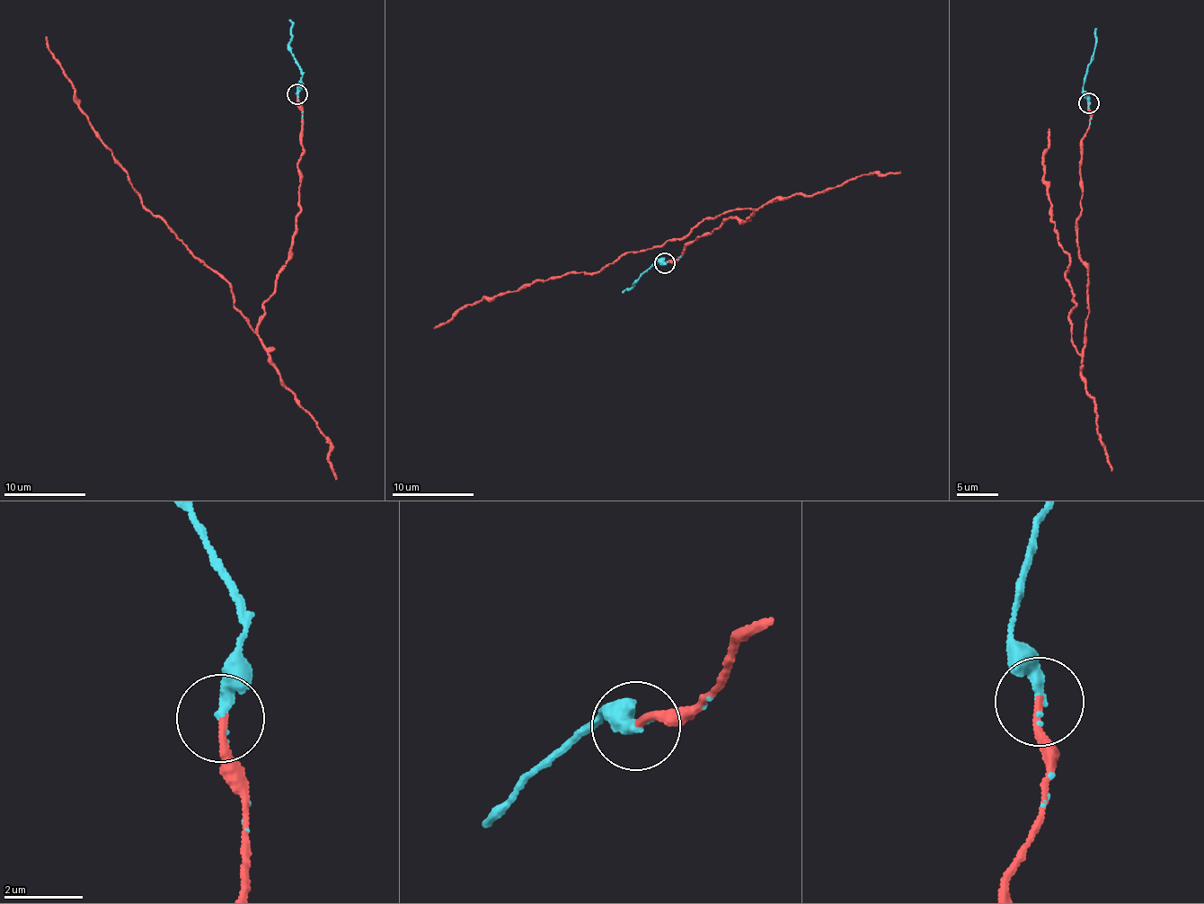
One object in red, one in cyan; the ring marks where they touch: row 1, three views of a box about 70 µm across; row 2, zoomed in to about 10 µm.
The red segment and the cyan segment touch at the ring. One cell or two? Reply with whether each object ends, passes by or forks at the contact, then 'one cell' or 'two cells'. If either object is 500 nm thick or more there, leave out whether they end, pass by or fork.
red ends there; cyan ends there; one cell

